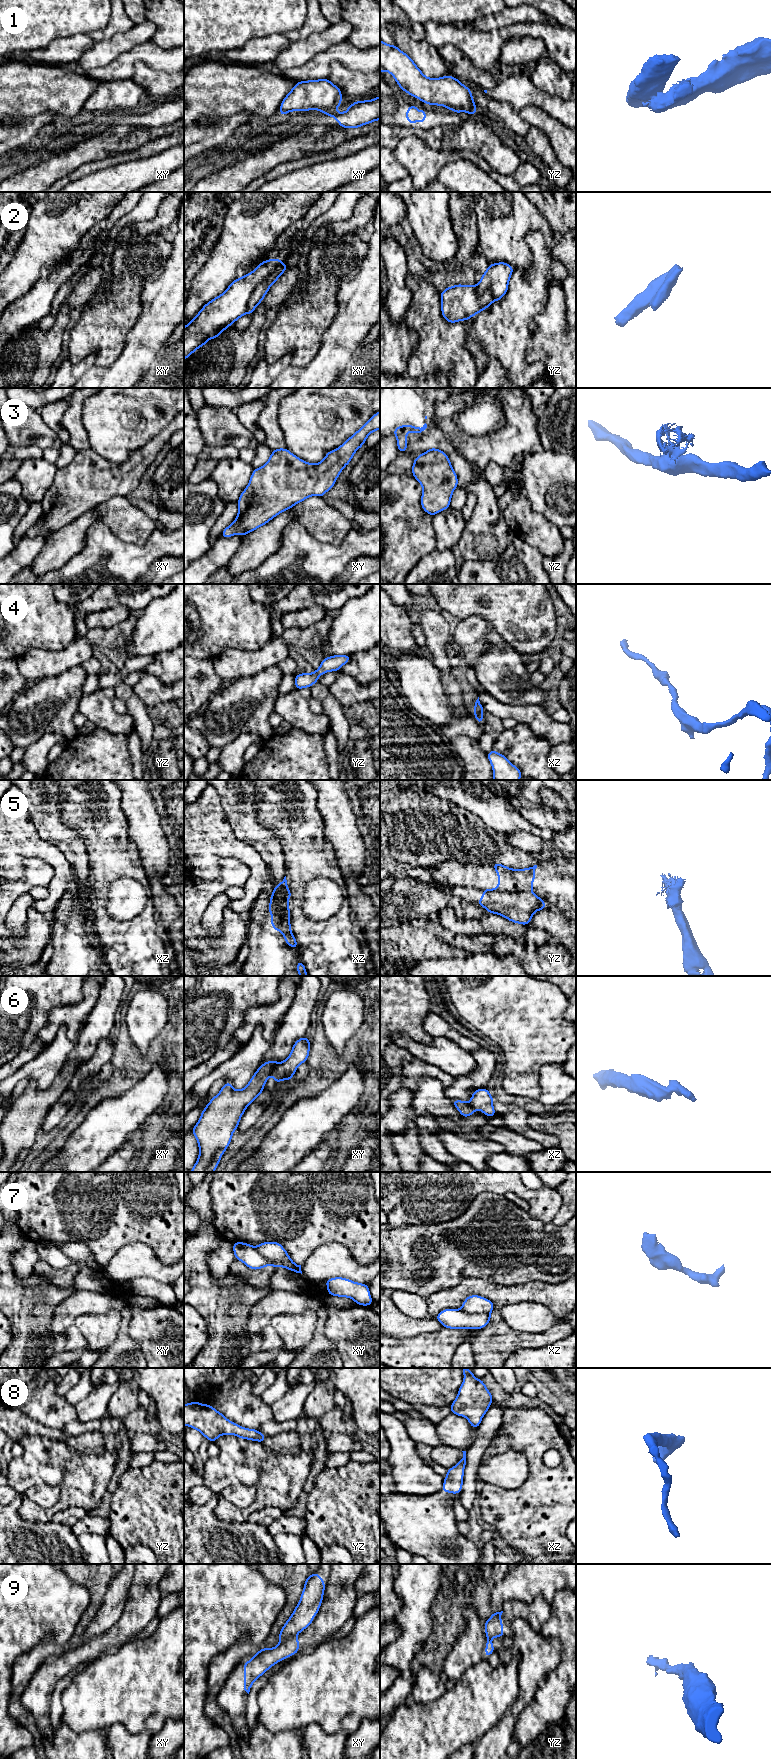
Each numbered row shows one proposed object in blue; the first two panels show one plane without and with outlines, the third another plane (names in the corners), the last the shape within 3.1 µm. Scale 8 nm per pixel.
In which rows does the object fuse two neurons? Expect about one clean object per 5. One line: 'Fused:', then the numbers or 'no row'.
Fused: 1, 2, 3, 5, 6, 7, 9

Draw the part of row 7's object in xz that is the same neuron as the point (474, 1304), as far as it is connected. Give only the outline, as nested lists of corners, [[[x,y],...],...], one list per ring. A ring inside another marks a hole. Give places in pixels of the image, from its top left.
[[[470,1295],[464,1300],[461,1310],[467,1314],[490,1314],[493,1308],[494,1303],[491,1300],[479,1295]]]

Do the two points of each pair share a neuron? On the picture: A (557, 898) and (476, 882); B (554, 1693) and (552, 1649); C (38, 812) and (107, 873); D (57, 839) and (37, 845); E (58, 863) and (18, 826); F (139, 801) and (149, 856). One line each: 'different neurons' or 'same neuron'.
A: same neuron
B: different neurons
C: different neurons
D: different neurons
E: same neuron
F: same neuron

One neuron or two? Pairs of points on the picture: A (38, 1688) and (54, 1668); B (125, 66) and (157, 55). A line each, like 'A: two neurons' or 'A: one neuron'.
A: one neuron
B: one neuron

